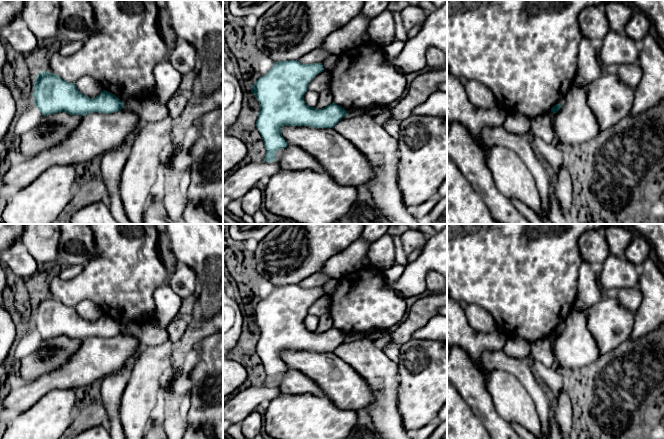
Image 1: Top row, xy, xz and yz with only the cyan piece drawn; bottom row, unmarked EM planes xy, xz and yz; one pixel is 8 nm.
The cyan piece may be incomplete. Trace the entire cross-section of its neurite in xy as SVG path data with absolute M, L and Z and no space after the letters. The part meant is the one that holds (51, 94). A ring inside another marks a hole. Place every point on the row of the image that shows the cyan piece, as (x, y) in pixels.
M48 71L36 76L32 96L43 116L60 112L79 116L93 112L109 114L124 108L123 101L106 90L90 98L82 94L75 83Z

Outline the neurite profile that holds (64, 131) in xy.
M65 112L44 116L42 123L20 136L18 150L24 159L31 158L45 149L62 143L82 120L82 116Z

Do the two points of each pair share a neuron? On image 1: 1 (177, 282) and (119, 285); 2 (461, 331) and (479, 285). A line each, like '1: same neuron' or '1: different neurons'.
1: different neurons
2: different neurons

